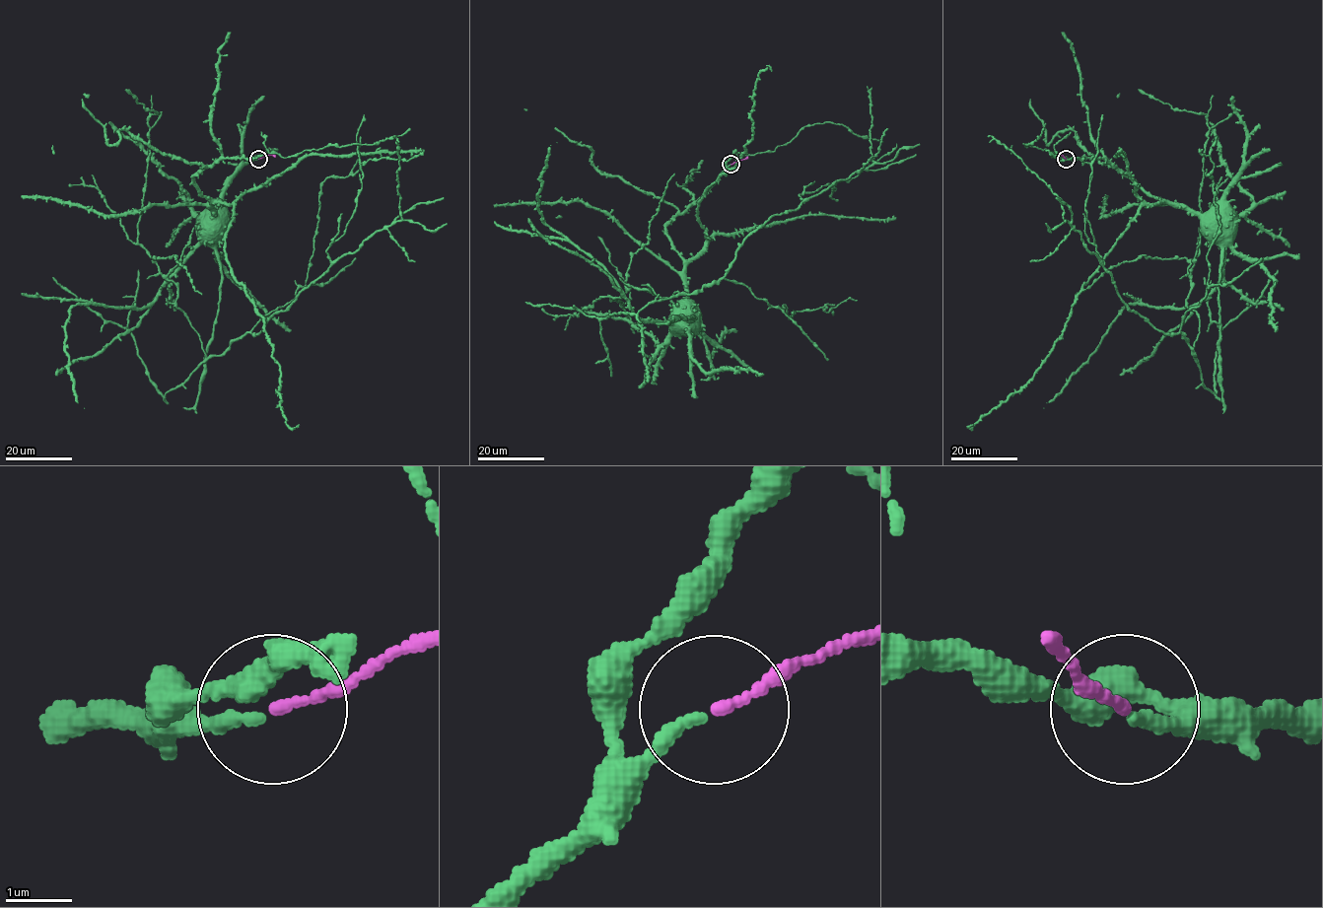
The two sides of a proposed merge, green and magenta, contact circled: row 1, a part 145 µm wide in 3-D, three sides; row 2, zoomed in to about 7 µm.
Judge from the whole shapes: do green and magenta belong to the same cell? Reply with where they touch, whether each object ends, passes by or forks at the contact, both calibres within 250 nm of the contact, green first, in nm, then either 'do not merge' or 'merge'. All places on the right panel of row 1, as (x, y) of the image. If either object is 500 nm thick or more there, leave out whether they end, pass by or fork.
at (1066, 159); green ends there; magenta ends there; 200 nm thick on the green side, 140 nm on the other; merge

